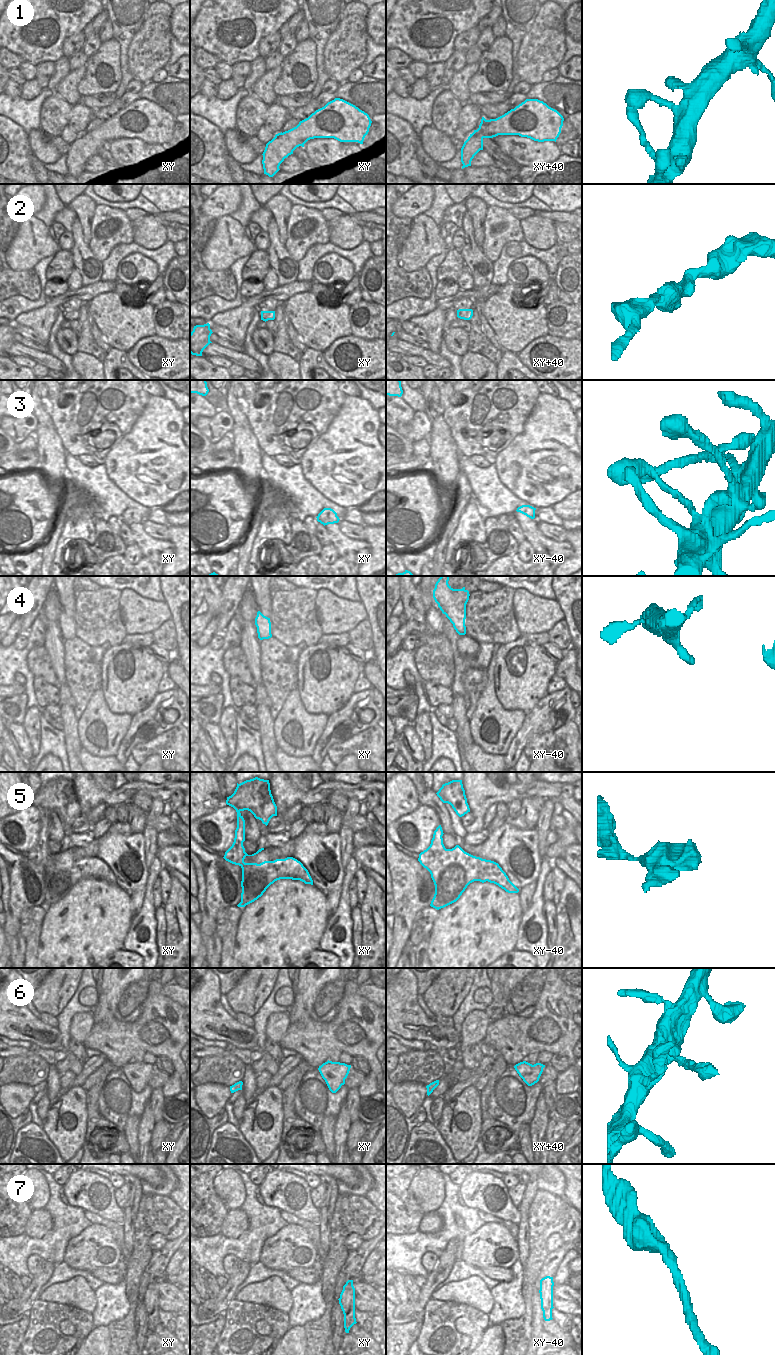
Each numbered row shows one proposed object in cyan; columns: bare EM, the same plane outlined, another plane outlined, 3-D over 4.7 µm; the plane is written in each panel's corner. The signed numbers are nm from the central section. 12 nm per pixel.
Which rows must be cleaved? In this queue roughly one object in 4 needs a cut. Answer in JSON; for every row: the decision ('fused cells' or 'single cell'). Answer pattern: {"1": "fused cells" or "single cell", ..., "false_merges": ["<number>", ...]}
{"1": "single cell", "2": "single cell", "3": "single cell", "4": "single cell", "5": "single cell", "6": "single cell", "7": "single cell", "false_merges": []}

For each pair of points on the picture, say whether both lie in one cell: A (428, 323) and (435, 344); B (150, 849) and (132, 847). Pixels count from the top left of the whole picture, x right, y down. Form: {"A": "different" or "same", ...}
{"A": "same", "B": "different"}

